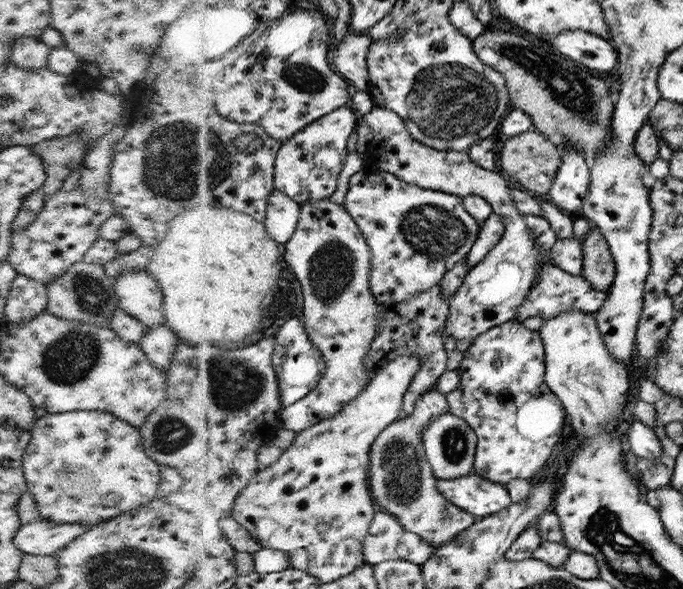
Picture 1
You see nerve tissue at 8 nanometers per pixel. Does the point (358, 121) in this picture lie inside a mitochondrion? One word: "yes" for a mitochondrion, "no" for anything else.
no

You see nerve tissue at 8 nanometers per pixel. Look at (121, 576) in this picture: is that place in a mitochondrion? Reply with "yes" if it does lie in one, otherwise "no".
yes

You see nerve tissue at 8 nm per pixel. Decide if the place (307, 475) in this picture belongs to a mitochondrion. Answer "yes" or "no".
no

